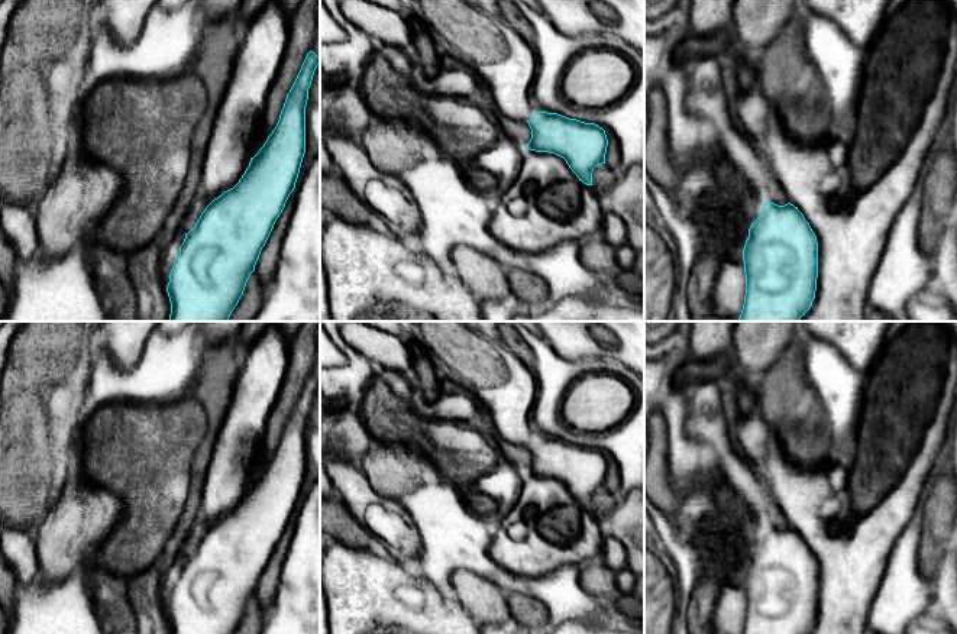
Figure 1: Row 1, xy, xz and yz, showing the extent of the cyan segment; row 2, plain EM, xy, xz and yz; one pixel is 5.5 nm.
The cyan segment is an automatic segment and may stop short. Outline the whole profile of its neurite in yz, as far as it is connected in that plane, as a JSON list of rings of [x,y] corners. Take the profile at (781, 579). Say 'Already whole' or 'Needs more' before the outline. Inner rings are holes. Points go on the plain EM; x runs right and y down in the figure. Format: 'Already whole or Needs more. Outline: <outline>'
Already whole. Outline: [[[766,525],[743,573],[743,634],[809,634],[818,602],[818,566],[793,528]]]

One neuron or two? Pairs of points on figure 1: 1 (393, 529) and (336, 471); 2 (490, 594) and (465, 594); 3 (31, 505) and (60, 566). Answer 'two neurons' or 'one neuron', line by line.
1: one neuron
2: one neuron
3: two neurons

